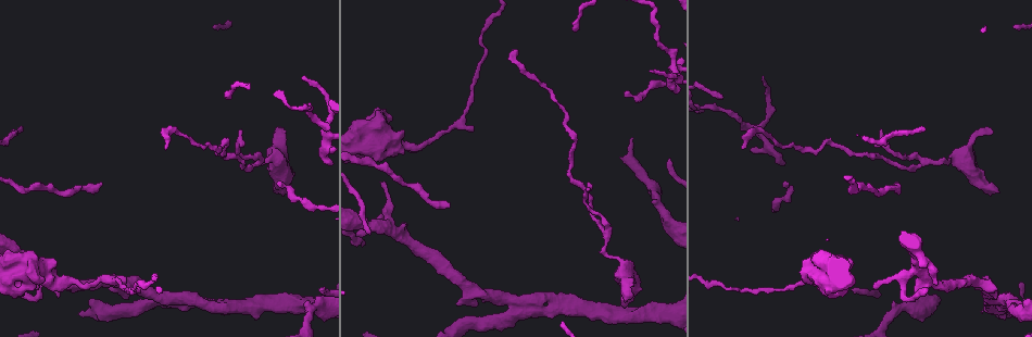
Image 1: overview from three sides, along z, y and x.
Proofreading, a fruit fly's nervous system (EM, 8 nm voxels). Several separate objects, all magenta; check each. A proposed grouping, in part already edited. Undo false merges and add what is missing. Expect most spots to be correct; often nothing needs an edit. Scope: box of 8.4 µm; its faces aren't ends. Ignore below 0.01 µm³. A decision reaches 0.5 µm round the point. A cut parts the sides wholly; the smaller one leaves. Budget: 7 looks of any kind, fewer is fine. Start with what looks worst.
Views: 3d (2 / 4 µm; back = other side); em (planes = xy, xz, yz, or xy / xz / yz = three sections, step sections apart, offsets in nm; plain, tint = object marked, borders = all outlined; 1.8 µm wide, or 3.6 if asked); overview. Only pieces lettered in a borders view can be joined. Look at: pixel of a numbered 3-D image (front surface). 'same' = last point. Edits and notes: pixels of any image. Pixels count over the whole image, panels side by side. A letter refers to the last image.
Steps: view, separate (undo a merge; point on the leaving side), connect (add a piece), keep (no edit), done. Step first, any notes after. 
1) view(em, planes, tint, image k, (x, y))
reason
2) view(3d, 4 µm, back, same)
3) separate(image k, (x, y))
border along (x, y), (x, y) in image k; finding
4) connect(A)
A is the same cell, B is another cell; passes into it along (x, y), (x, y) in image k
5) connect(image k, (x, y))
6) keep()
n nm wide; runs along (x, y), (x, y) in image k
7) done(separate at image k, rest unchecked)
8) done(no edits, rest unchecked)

view(em, planes, borders, image 1, (102, 184))
free end

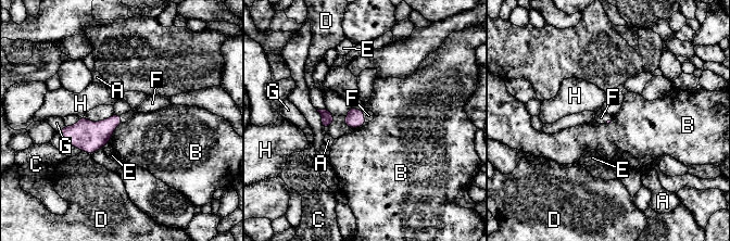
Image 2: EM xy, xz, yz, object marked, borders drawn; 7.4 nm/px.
connect(F)
F is the same cell, A, B, C, D, E, G and H are other cells; passes into it along (355, 118), (363, 116), (368, 115) in image 2; the neuron continues

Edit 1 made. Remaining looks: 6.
view(overview)

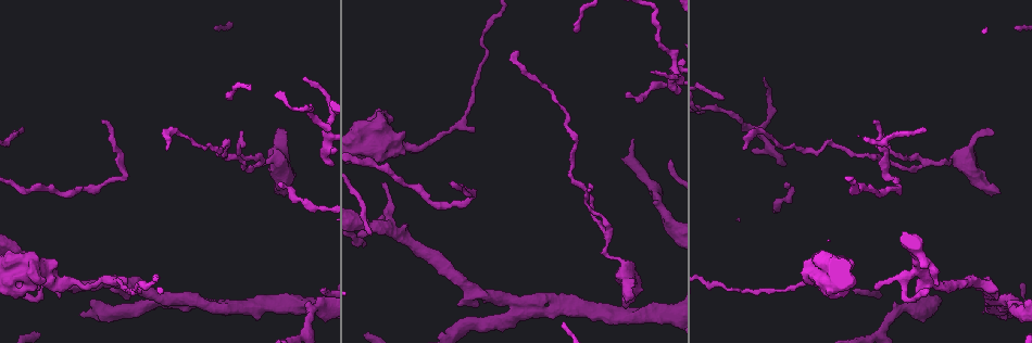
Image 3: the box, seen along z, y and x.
view(3d, 4 µm, image 3, (538, 299))
two arms at a narrow angle

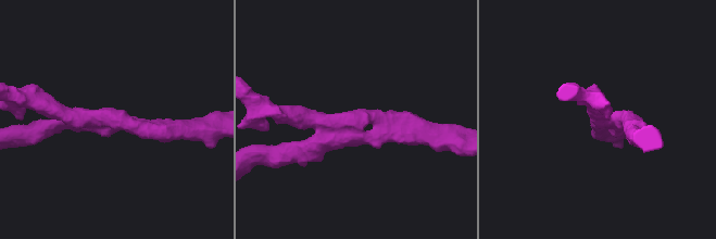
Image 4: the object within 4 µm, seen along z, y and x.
view(em, planes, borders, image 4, (352, 122))
shape alone is not enough

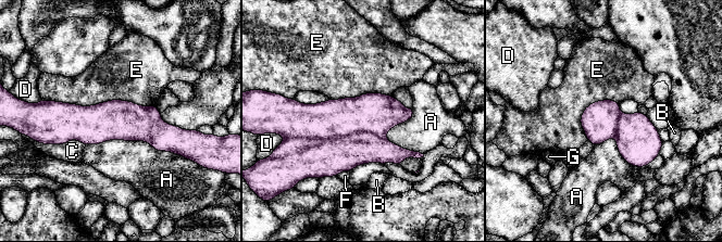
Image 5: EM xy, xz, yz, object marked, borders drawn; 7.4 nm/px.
keep()
A, B, C, D, E, F and G are other cells; border along (86, 144), (142, 140), (185, 158) in image 5; continuous, no second neuron

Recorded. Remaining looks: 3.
view(em, 3.6 µm, planes, borders, image 3, (239, 157))
closes a loop

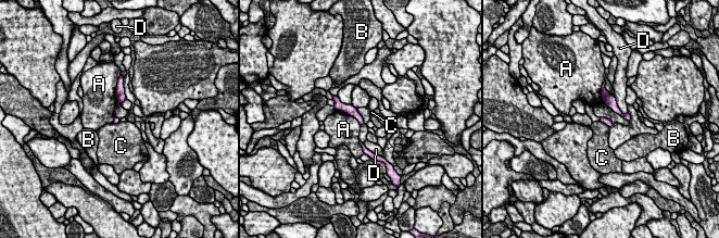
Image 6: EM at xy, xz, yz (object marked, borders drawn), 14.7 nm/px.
keep()
90 nm wide; A, B, C and D are other cells; border along (600, 121), (608, 127) in image 6; all the same neuron

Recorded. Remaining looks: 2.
done(connect at image 2, rest unchecked)

